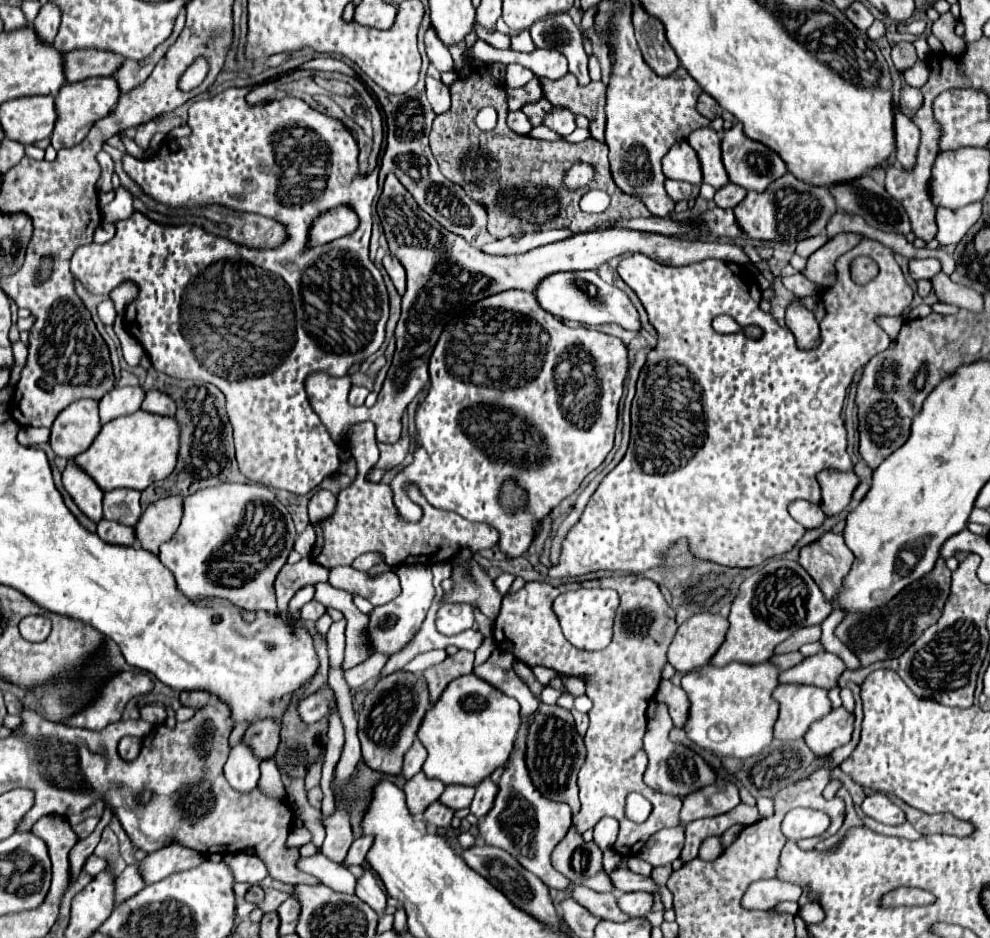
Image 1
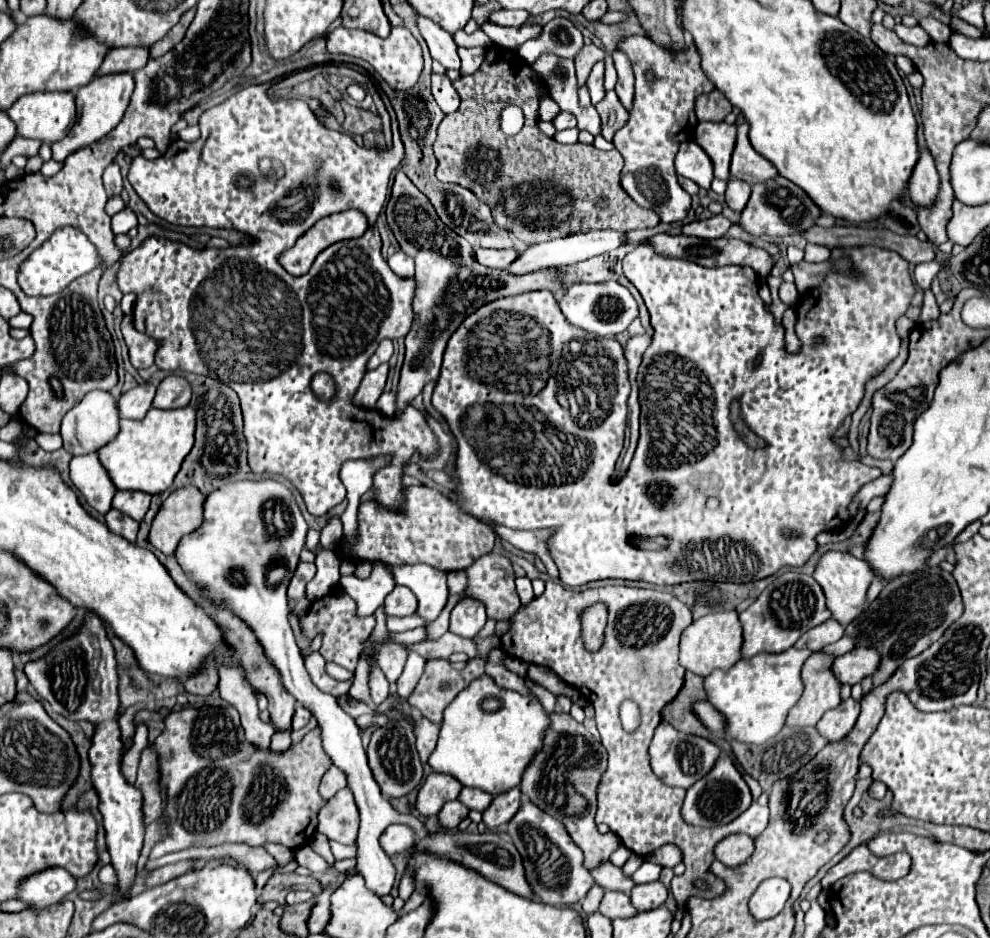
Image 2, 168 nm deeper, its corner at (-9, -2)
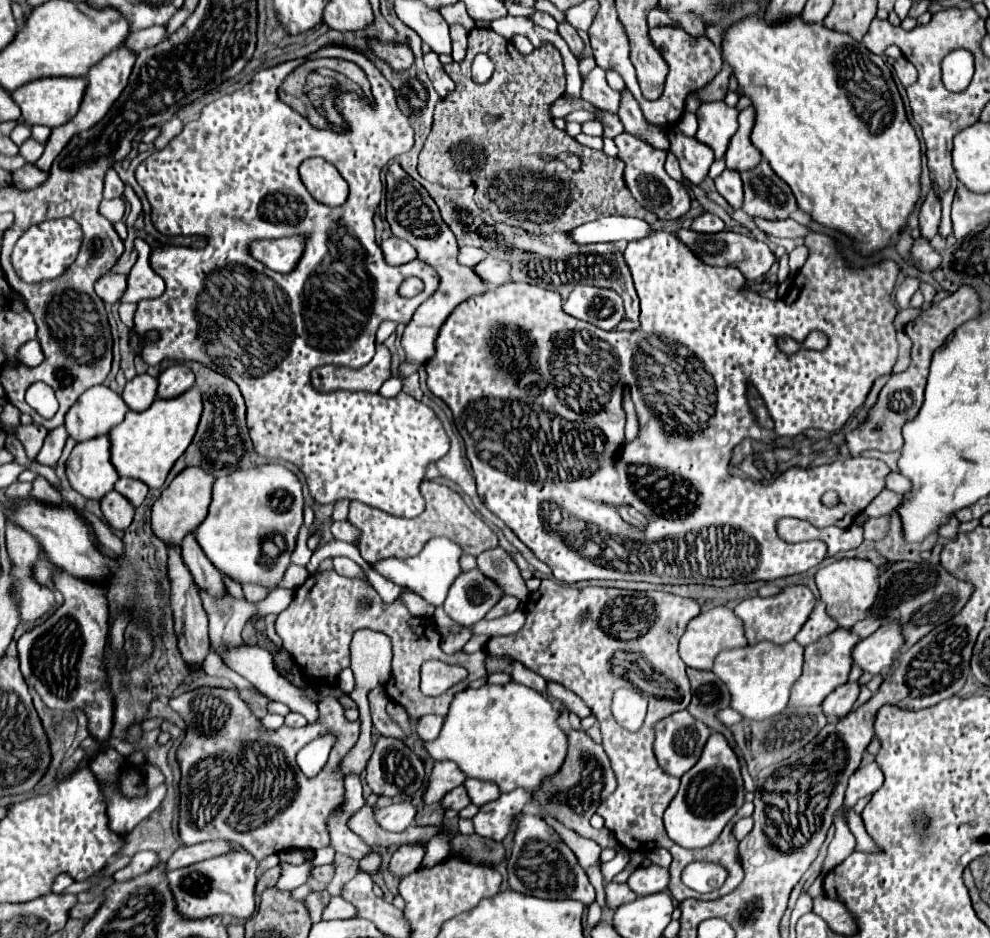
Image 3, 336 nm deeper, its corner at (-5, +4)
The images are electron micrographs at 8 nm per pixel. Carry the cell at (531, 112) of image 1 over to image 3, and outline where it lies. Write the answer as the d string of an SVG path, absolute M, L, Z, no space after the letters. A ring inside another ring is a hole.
M576 110L574 114L570 114L568 118L566 118L566 122L588 122L588 120L596 120L596 122L600 122L600 118L594 114L594 112L588 112L588 110Z

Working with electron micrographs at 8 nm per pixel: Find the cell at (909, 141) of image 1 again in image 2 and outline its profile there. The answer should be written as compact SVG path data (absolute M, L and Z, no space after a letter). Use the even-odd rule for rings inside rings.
M920 148L920 158L918 158L912 178L908 182L912 202L918 206L934 204L936 194L938 194L938 184L940 184L940 178L936 172L934 158L928 148Z

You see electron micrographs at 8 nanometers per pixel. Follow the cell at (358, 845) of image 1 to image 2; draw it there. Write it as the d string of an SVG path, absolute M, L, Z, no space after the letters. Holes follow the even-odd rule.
M390 824L380 836L380 846L388 856L402 854L412 844L414 844L414 830L408 828L406 824Z

